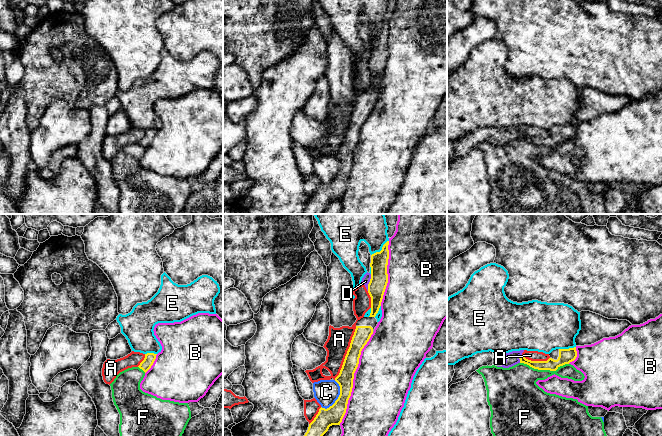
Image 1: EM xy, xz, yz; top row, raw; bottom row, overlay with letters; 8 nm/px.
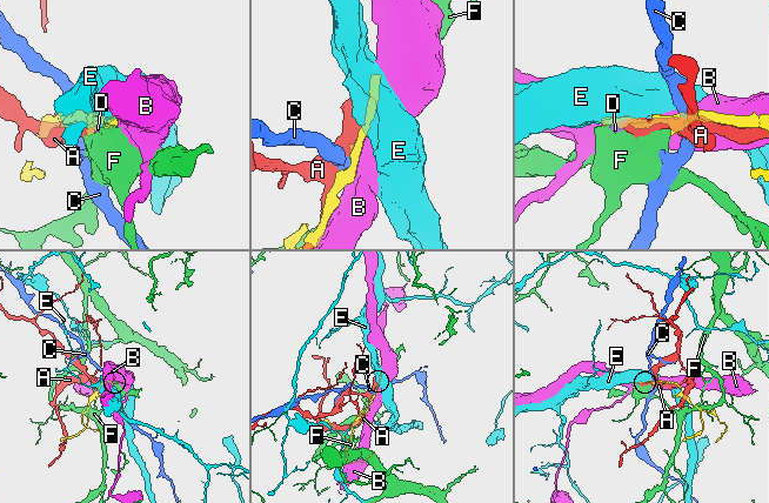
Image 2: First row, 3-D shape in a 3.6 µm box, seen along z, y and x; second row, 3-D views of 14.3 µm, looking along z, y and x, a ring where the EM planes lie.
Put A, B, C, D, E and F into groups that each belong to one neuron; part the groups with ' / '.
A D / B / C / E / F

